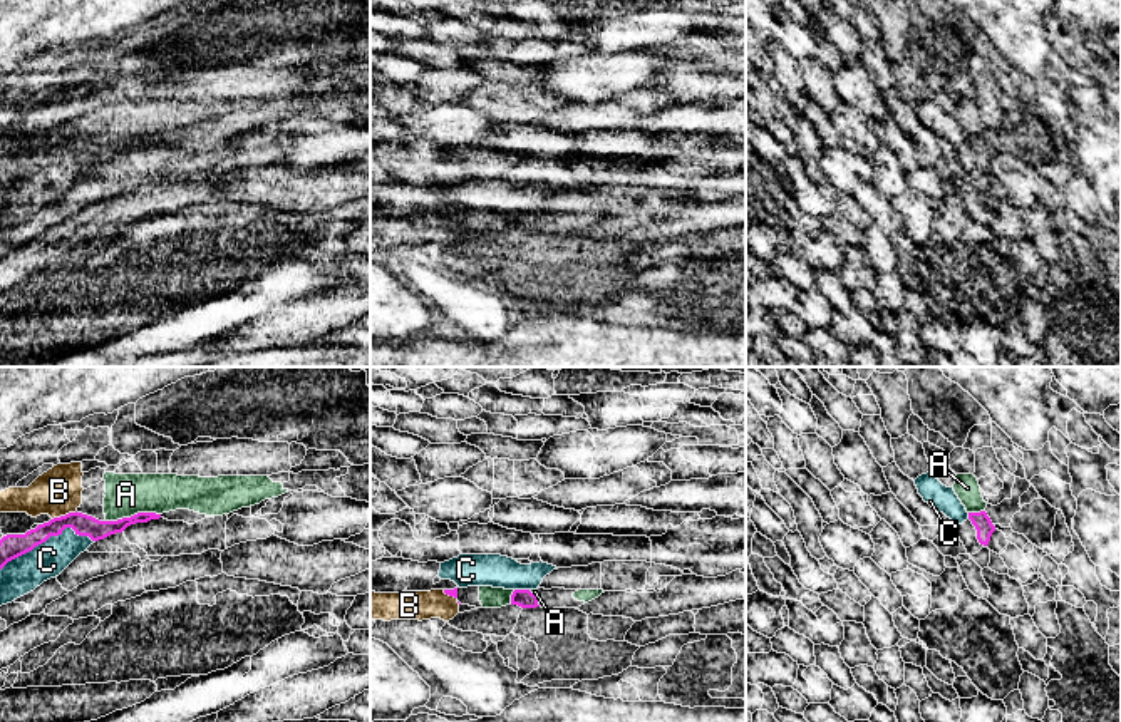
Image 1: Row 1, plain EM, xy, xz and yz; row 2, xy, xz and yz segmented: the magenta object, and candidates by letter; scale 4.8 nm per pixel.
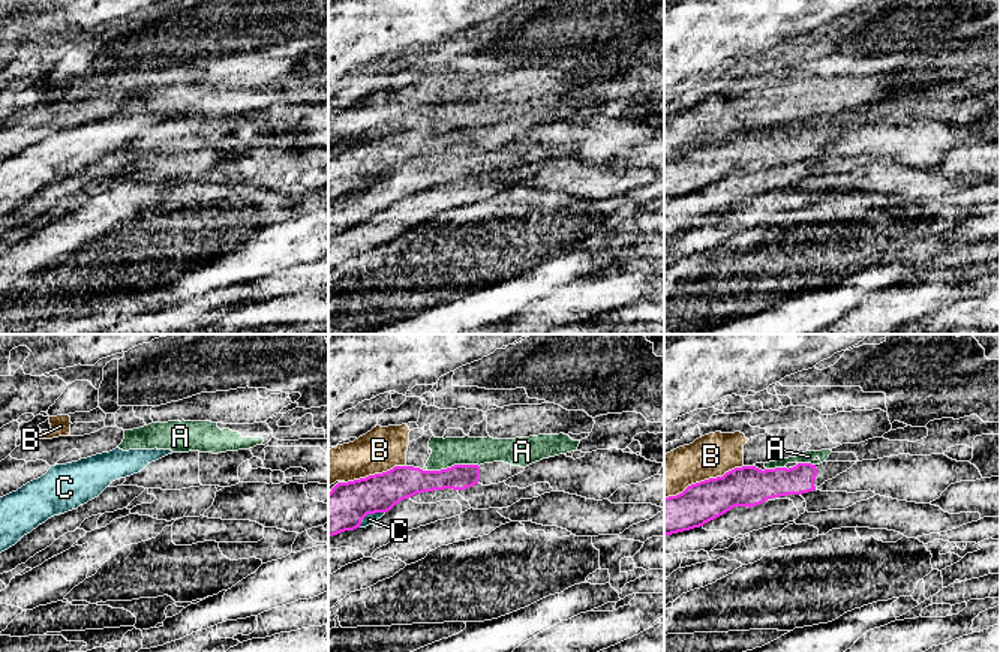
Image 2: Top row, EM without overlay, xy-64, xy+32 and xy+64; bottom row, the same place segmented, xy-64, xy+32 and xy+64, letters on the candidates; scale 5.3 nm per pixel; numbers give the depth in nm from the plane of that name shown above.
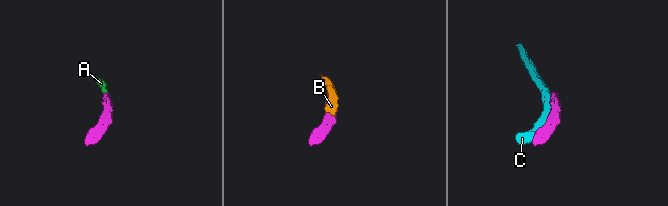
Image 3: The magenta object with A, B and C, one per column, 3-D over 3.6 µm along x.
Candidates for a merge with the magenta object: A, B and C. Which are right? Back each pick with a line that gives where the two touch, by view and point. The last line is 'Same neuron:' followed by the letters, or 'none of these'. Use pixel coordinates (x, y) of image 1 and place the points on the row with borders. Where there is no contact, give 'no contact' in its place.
A: meets magenta in xy at (134, 515)
Same neuron: A

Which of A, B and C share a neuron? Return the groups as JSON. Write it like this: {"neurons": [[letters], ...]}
{"neurons": [["A"], ["B"], ["C"]]}

